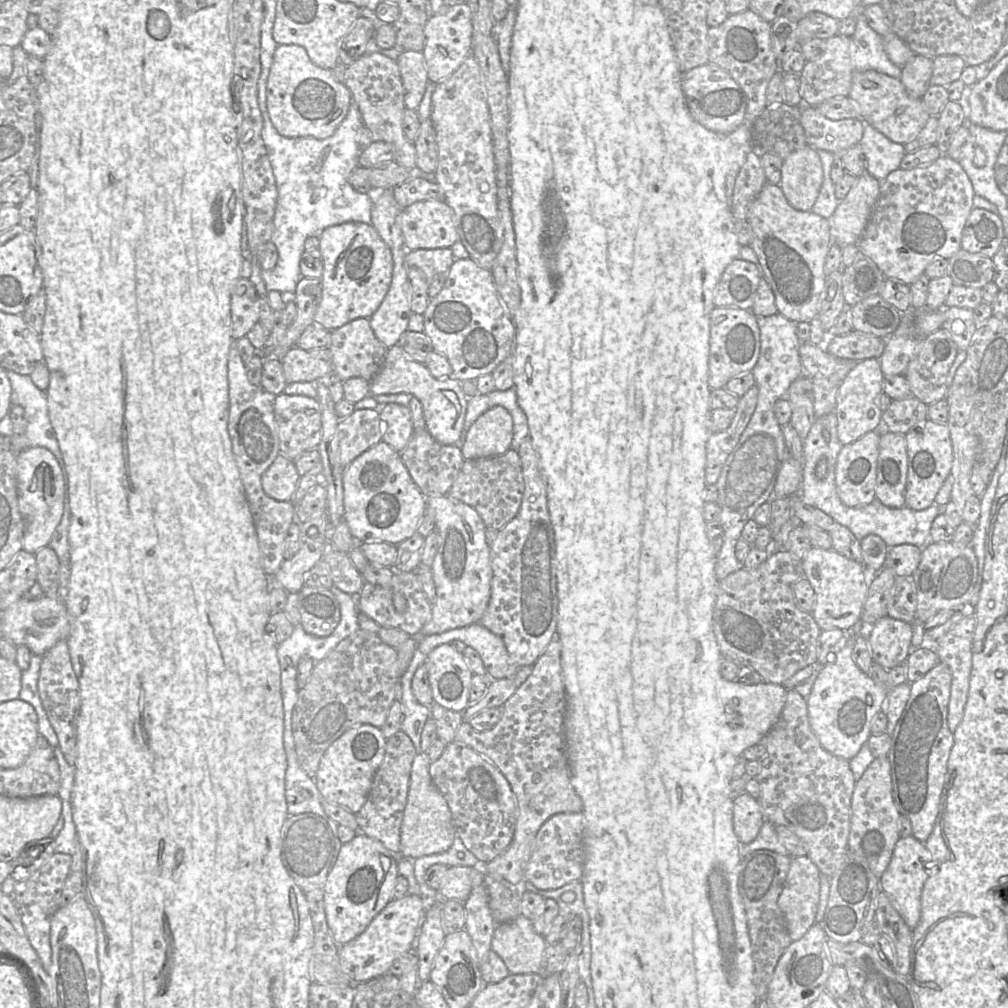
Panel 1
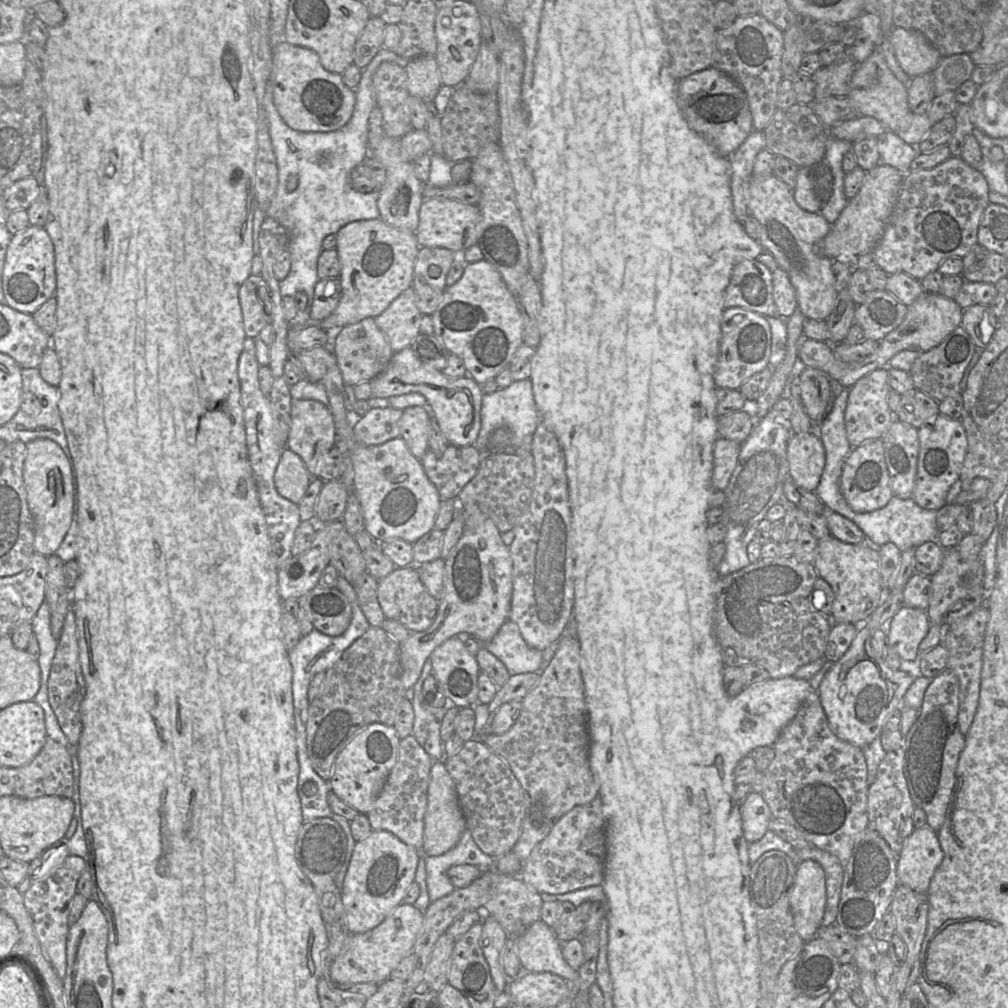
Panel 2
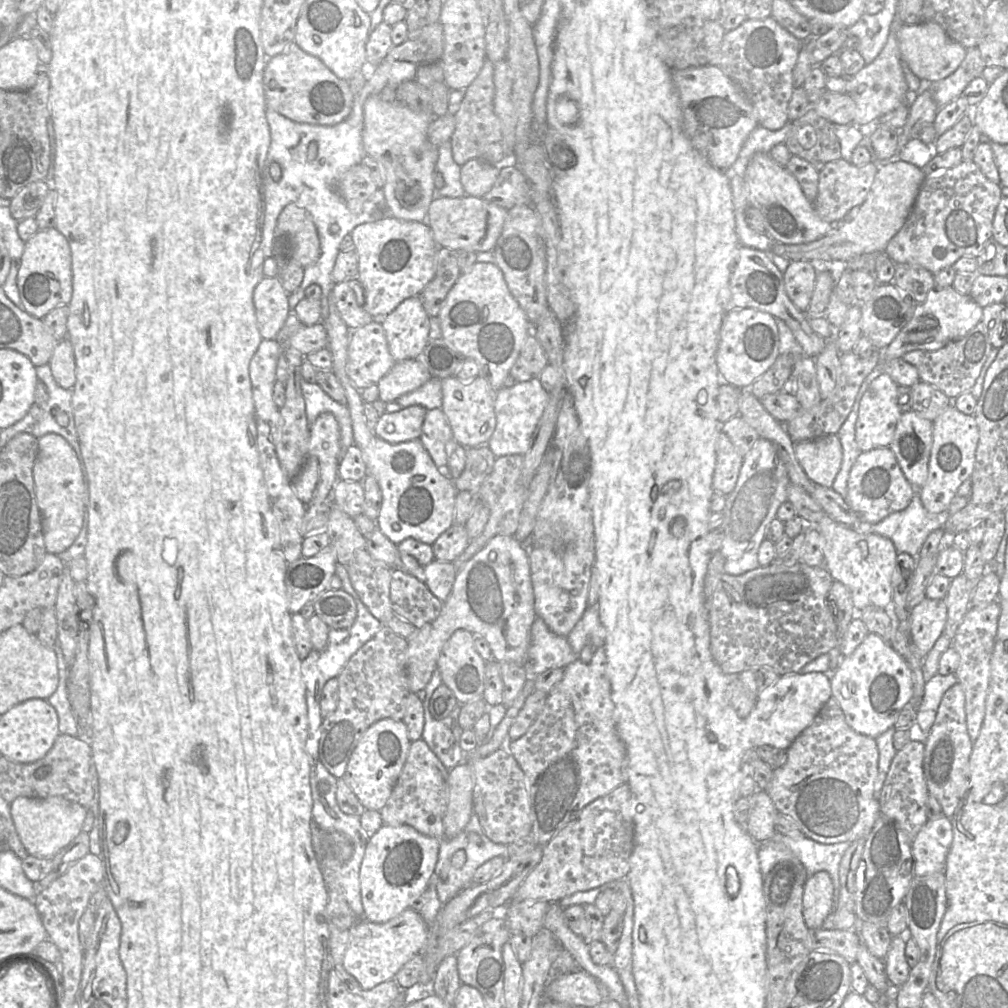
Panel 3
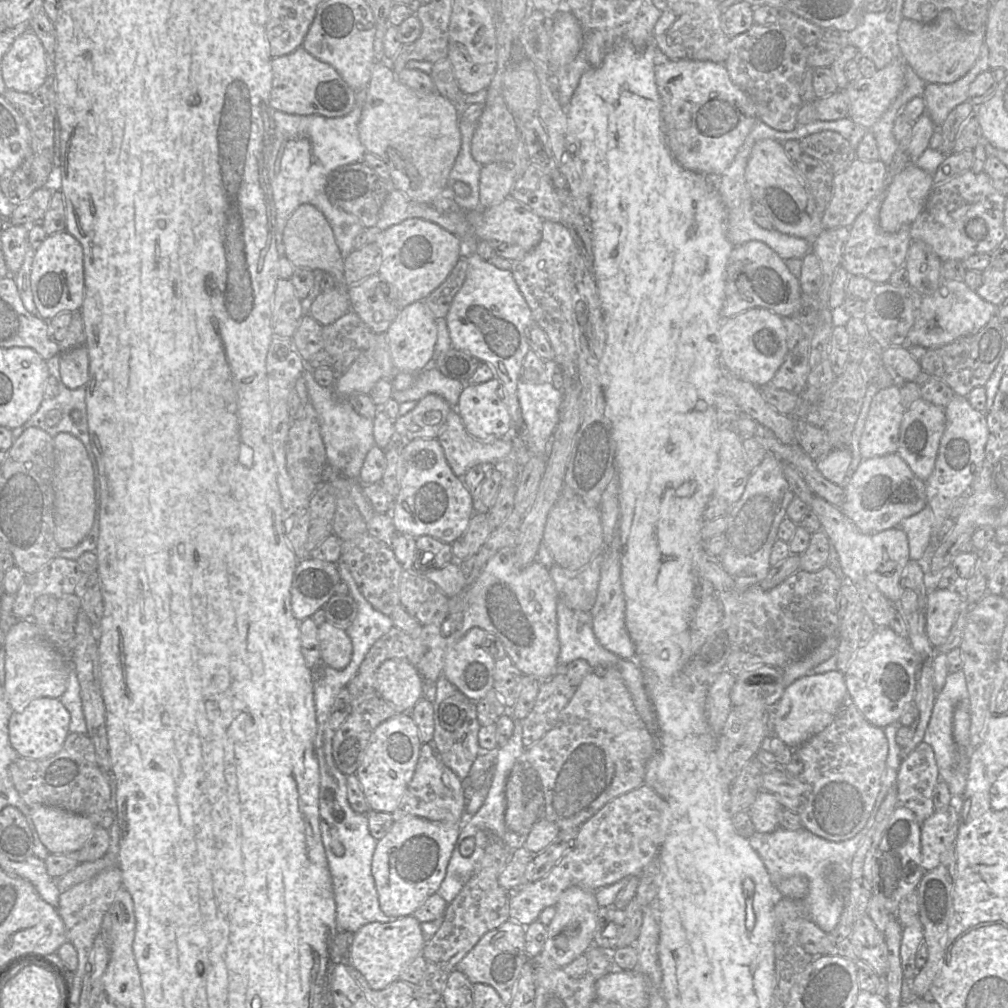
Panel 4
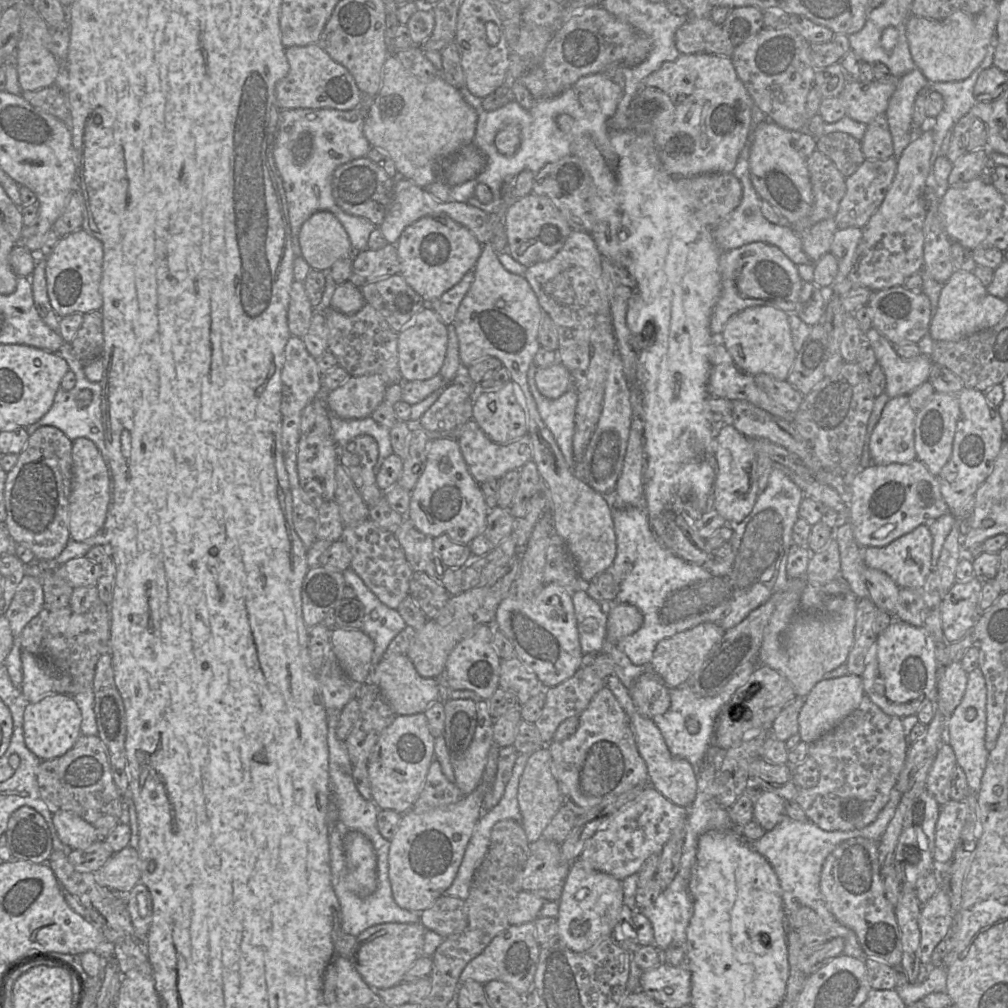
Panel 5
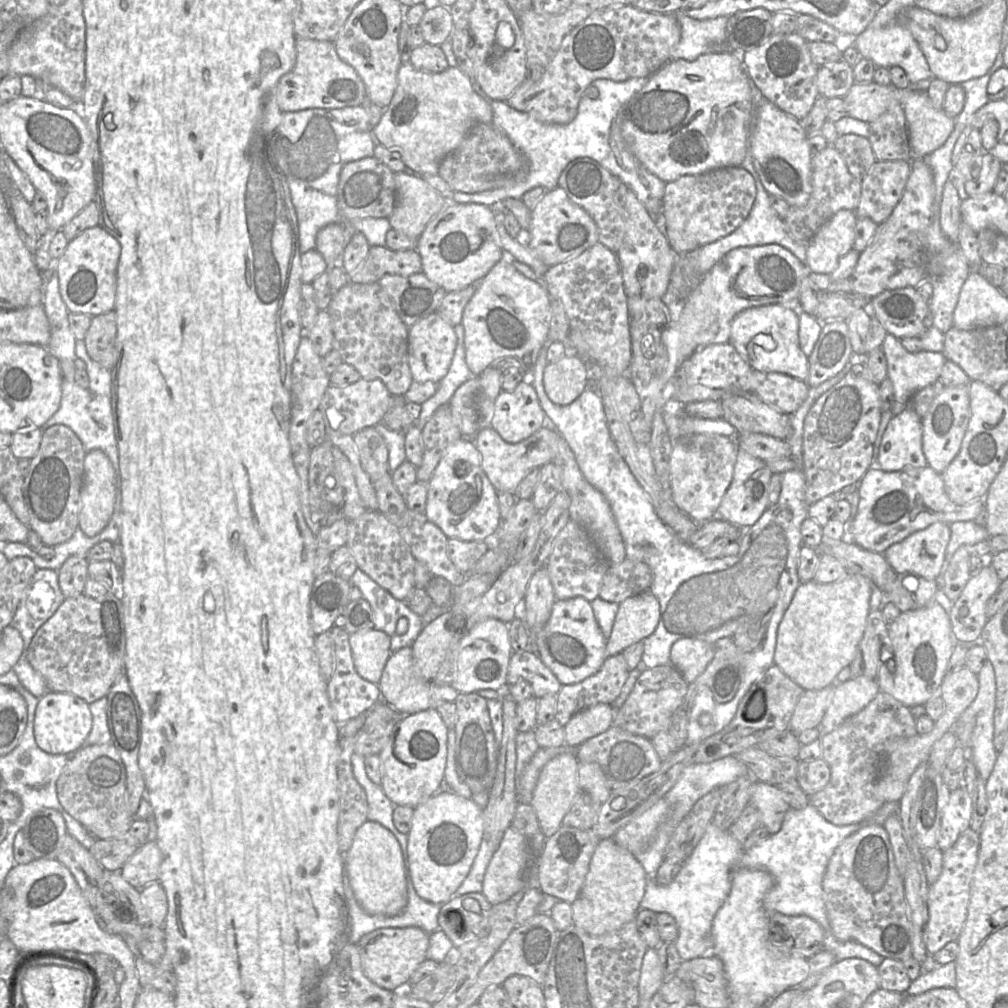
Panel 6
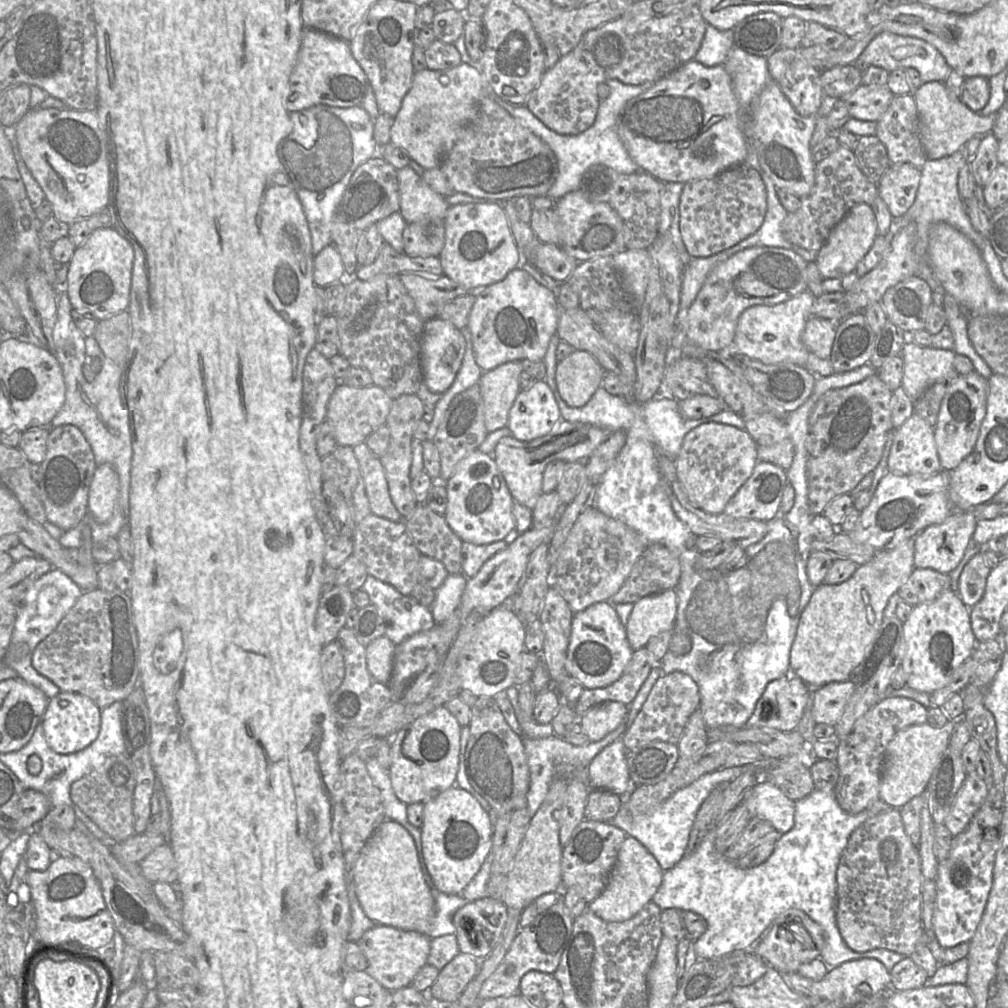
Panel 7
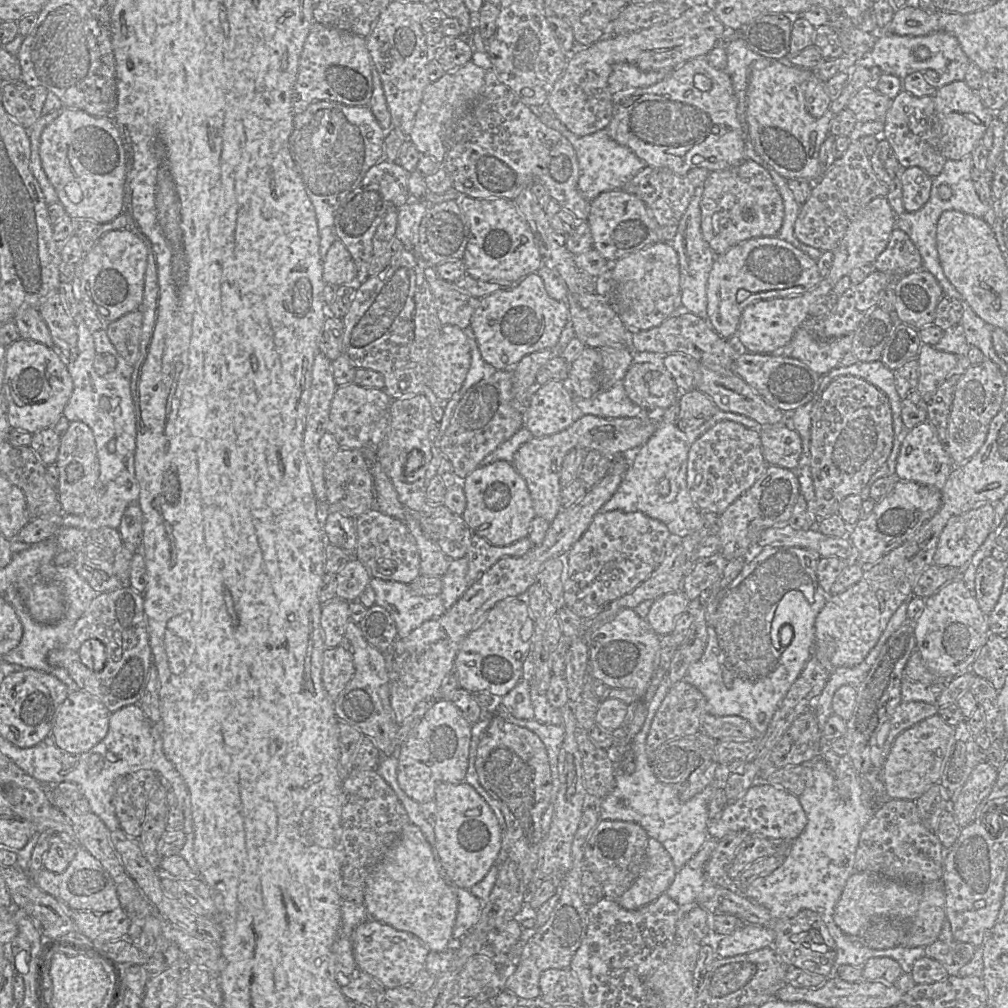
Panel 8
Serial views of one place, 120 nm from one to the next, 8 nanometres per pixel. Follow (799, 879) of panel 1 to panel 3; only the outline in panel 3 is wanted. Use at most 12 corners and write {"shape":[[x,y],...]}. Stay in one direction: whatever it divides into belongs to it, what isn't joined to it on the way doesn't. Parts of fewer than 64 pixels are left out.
{"shape":[[829,874],[807,878],[803,917],[810,930],[821,928],[833,906]]}

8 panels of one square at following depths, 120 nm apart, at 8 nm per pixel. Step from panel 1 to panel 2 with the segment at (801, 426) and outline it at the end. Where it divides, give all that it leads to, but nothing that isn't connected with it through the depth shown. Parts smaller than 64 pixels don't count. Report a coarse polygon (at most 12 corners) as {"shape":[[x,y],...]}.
{"shape":[[806,366],[798,386],[806,413],[819,422],[832,407],[831,379]]}

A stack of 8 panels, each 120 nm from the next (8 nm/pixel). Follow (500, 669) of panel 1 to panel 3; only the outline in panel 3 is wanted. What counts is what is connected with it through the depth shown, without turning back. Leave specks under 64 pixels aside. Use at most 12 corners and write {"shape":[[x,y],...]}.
{"shape":[[541,618],[531,628],[529,677],[579,659]]}

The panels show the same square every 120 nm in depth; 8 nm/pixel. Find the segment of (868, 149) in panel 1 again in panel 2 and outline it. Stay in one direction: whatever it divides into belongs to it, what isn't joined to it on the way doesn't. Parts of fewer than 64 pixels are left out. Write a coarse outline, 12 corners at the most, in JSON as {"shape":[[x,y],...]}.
{"shape":[[891,131],[877,137],[880,164],[906,174],[920,154]]}

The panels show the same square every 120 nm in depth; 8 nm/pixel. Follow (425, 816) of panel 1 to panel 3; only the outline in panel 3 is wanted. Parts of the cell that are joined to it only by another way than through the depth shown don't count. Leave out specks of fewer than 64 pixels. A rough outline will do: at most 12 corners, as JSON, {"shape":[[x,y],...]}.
{"shape":[[449,770],[442,839],[453,839],[473,815],[475,775]]}

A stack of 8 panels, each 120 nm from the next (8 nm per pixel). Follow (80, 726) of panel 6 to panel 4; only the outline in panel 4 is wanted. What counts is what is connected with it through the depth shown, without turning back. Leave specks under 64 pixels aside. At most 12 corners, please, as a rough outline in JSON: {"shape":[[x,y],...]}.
{"shape":[[37,698],[11,715],[21,758],[62,749],[70,714],[59,698]]}

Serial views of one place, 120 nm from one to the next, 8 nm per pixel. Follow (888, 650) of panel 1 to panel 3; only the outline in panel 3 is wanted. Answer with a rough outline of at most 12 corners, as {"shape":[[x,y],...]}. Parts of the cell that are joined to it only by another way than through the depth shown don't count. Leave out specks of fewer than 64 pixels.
{"shape":[[924,598],[911,611],[910,642],[919,656],[943,634],[943,599]]}

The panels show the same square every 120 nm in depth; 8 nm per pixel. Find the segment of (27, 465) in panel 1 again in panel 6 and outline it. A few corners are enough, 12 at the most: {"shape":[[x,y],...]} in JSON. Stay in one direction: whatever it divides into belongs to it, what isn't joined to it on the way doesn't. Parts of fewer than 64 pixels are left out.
{"shape":[[108,456],[84,458],[78,527],[88,536],[109,523],[116,472]]}

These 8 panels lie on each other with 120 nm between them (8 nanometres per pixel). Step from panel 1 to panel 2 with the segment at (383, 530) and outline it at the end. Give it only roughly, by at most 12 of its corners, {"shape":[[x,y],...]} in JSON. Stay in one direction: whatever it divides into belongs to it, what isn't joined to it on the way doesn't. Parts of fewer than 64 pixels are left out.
{"shape":[[337,362],[318,383],[346,438],[364,529],[416,542],[442,501],[401,437],[357,442]]}

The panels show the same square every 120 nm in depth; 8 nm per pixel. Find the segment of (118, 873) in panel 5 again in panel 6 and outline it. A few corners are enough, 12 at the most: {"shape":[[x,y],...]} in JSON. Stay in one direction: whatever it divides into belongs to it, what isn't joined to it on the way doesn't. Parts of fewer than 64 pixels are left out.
{"shape":[[140,844],[119,871],[141,889],[158,882],[162,853]]}

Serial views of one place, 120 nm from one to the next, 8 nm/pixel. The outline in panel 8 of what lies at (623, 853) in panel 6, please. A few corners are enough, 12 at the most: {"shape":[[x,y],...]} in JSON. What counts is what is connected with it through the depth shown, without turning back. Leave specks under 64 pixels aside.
{"shape":[[649,838],[642,870],[616,901],[637,910],[665,893],[676,872]]}

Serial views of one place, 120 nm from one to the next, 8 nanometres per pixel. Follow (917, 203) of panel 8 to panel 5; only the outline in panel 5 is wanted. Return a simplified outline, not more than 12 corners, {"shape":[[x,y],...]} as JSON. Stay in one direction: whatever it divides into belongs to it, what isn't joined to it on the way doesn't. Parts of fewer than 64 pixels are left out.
{"shape":[[897,158],[865,160],[846,177],[839,230],[864,227],[895,178]]}

